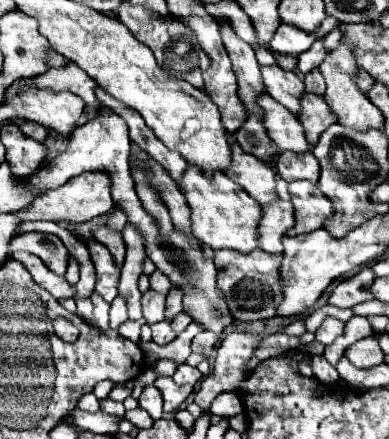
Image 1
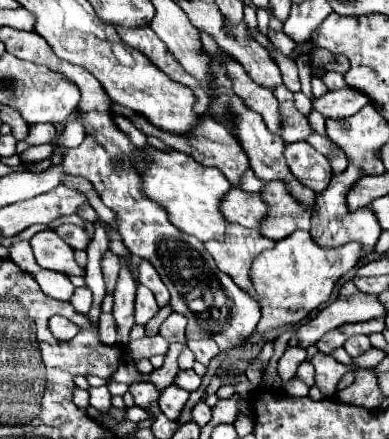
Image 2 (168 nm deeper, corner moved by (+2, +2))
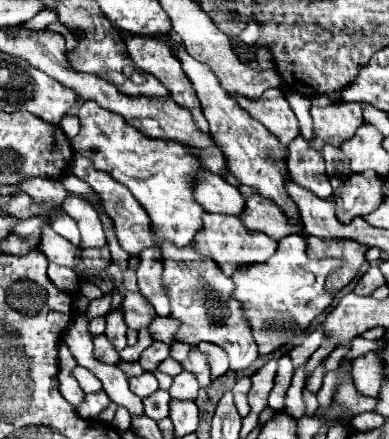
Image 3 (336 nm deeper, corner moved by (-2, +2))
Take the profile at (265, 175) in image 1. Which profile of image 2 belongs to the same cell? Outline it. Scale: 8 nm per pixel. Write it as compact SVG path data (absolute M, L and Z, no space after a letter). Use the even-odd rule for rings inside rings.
M114 103L114 111L130 117L132 121L136 121L136 125L138 125L138 129L140 129L142 133L160 137L160 139L162 139L164 143L168 143L172 149L184 151L184 153L192 155L198 163L204 163L206 167L216 167L216 169L220 169L234 187L240 185L242 175L250 169L250 161L248 161L248 157L244 155L244 149L240 147L240 143L234 139L234 135L230 135L230 131L228 131L222 123L214 121L210 115L204 115L204 119L200 119L200 131L196 131L196 135L192 135L192 139L180 139L180 135L164 135L164 131L156 131L156 127L148 127L148 123L144 123L144 117L142 117L142 115L140 115L140 119L136 119L136 113L134 113L134 111L128 111L128 109L124 109L124 107L120 109L116 103Z

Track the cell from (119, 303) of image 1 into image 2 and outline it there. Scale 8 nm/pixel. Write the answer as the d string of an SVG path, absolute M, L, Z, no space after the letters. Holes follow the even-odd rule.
M102 313L98 327L100 327L102 343L116 343L116 321L112 313Z

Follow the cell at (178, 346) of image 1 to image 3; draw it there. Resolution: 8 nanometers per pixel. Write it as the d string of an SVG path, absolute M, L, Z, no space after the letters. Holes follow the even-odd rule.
M158 389L154 395L150 395L150 397L144 399L144 411L146 411L146 415L150 419L160 421L160 419L168 417L168 403L170 403L168 391Z

